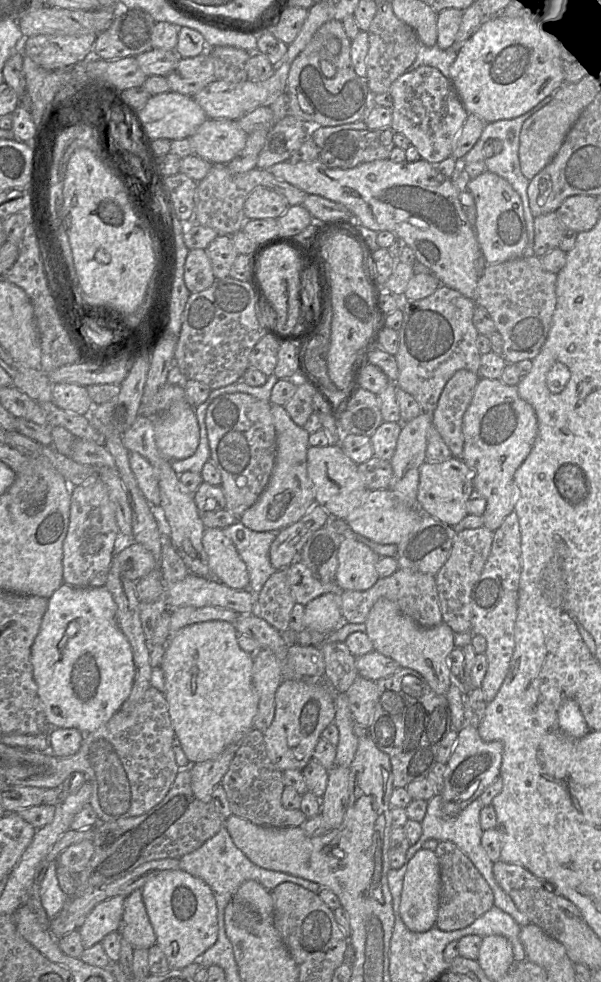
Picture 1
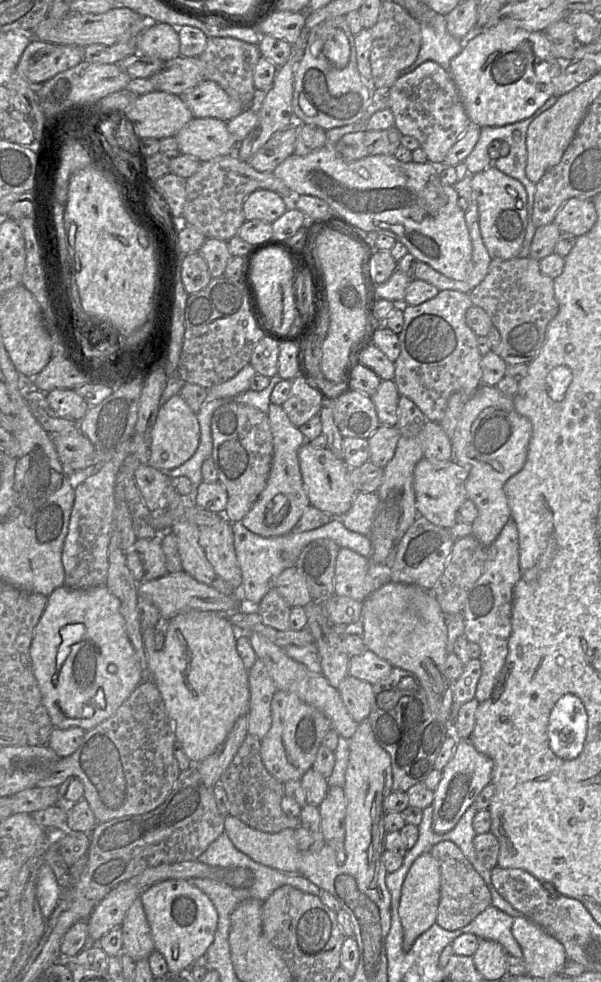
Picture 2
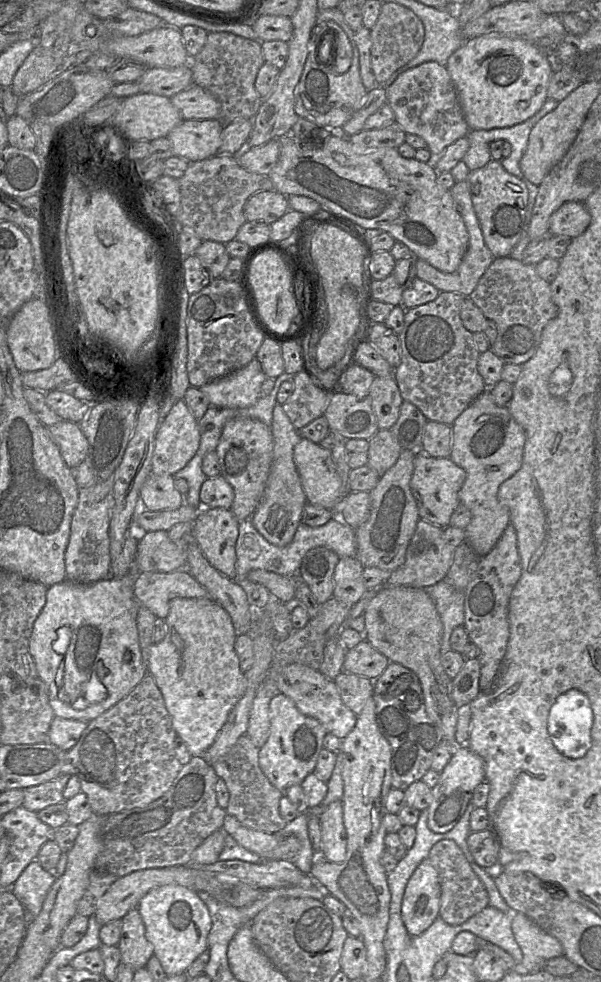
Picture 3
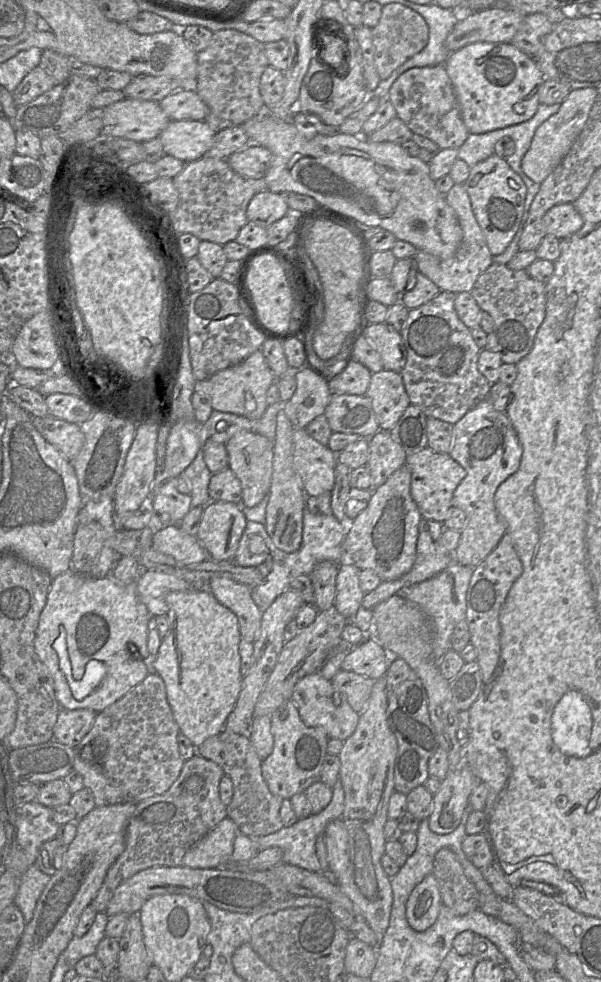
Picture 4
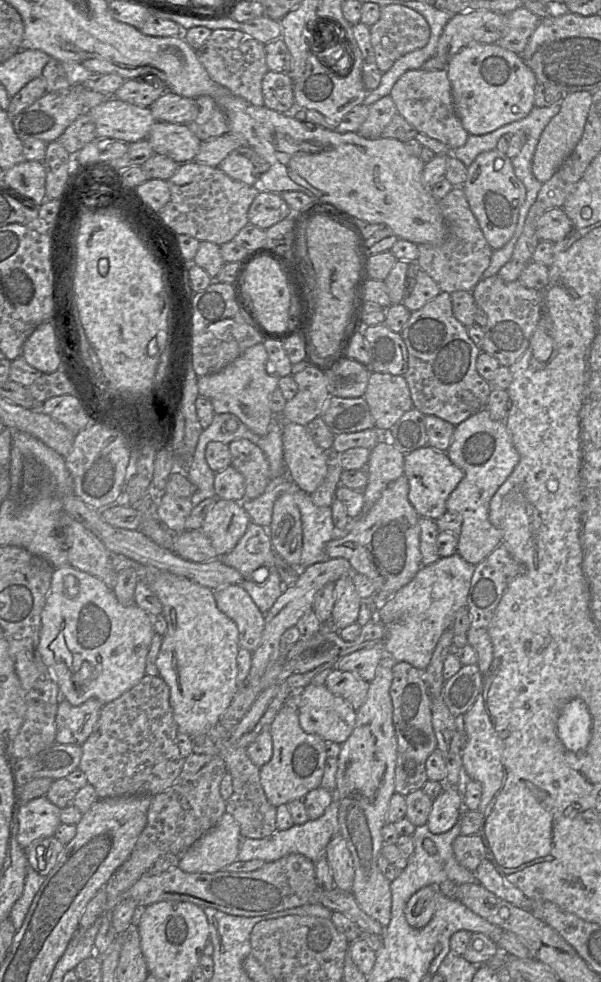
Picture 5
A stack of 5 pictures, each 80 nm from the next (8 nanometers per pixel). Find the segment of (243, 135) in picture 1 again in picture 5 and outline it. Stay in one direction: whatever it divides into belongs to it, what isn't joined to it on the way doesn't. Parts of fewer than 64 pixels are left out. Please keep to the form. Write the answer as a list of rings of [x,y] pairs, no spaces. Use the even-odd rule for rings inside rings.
[[[155,121],[146,139],[154,153],[168,156],[179,165],[193,161],[202,142],[189,125],[164,121]]]

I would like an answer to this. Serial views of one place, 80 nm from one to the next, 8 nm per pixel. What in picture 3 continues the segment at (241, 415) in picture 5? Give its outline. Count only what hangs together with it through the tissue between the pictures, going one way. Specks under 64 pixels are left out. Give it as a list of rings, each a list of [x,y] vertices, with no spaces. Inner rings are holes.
[[[254,357],[244,367],[199,389],[205,393],[211,406],[247,408],[260,399],[260,387],[266,378],[258,359]]]

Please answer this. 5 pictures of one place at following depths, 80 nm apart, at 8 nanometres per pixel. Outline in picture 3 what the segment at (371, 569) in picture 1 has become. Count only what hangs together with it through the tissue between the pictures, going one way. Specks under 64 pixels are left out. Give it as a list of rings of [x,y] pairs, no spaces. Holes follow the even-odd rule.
[[[356,557],[340,558],[334,572],[333,596],[350,606],[357,603],[368,592],[363,582],[363,570],[364,566]]]

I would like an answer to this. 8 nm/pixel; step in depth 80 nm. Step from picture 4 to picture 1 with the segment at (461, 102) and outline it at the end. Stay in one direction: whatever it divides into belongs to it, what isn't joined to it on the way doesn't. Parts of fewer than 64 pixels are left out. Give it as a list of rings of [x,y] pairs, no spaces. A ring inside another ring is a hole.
[[[495,15],[486,19],[462,44],[455,61],[450,66],[450,81],[469,114],[478,116],[485,123],[513,119],[531,110],[564,84],[565,59],[554,24],[541,17]]]

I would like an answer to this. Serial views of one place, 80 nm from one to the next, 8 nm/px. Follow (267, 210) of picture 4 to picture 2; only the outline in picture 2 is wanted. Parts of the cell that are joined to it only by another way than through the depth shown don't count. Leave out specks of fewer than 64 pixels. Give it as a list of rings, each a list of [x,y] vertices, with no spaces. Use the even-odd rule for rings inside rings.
[[[257,189],[245,199],[243,214],[247,221],[262,220],[273,223],[289,207],[290,201],[280,194],[266,189]]]

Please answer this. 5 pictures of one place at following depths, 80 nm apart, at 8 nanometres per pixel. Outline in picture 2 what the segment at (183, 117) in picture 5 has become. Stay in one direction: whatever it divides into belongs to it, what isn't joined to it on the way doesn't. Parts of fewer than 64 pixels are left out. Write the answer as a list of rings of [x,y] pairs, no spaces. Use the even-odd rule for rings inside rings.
[[[203,80],[179,96],[194,118],[217,118],[228,122],[249,108],[234,100],[211,80]]]

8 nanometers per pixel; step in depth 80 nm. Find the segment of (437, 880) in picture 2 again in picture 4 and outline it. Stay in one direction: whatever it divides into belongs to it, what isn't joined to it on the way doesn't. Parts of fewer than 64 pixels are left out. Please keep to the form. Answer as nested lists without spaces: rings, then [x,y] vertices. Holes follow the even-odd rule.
[[[433,874],[426,876],[411,892],[406,904],[406,919],[412,929],[423,932],[438,918],[442,906],[438,882]]]

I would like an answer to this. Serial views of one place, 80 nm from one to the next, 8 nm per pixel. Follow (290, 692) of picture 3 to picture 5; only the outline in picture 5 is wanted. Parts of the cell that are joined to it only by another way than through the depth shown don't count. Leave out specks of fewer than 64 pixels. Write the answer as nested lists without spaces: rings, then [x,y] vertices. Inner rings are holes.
[[[325,685],[305,686],[298,694],[298,717],[301,728],[325,741],[344,743],[356,722],[356,710],[340,696],[332,694]]]

